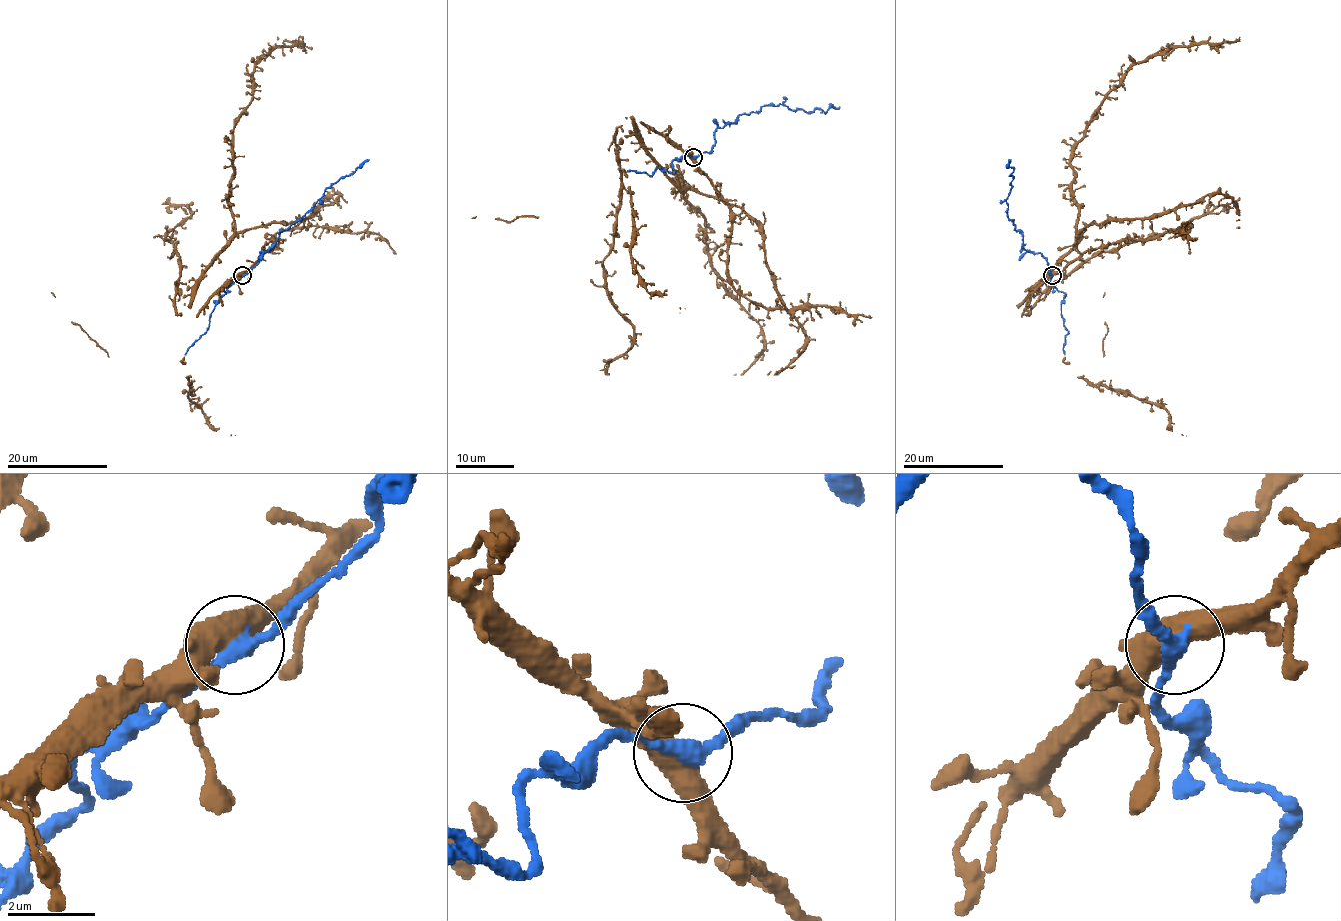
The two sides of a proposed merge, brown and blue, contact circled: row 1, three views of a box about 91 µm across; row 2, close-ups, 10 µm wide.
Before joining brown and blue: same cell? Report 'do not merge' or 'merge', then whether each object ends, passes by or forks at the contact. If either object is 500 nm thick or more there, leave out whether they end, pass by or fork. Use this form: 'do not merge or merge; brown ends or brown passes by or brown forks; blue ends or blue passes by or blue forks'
merge

